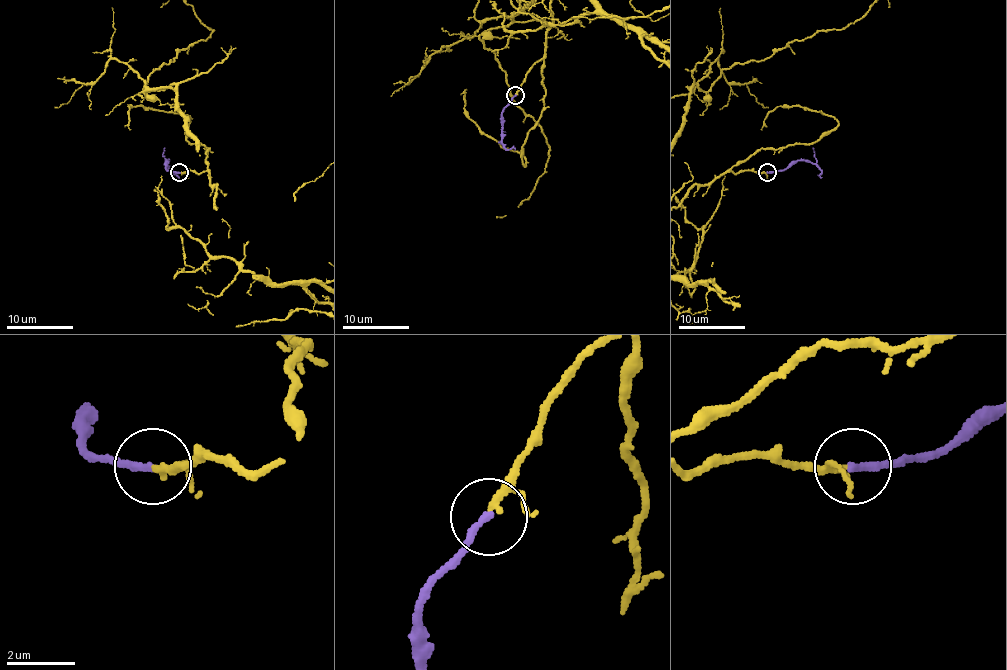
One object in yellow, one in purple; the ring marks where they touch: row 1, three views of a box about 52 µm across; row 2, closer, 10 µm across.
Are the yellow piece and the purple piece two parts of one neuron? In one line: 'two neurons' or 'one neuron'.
one neuron

